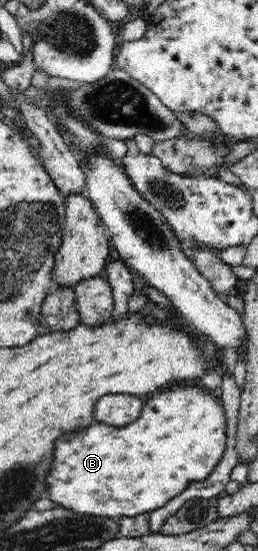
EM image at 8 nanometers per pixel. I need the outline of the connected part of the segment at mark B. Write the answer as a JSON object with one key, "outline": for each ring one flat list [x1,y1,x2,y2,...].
{"outline":[[184,386,170,388,156,394,146,402,140,418,124,428,112,428,108,424,92,424,82,432,70,432,56,440,56,456,52,472,46,478,48,498,62,508,78,514,121,518,138,516,156,510,178,496,194,482,206,480,218,466,226,449,226,420,224,410,204,388]]}

